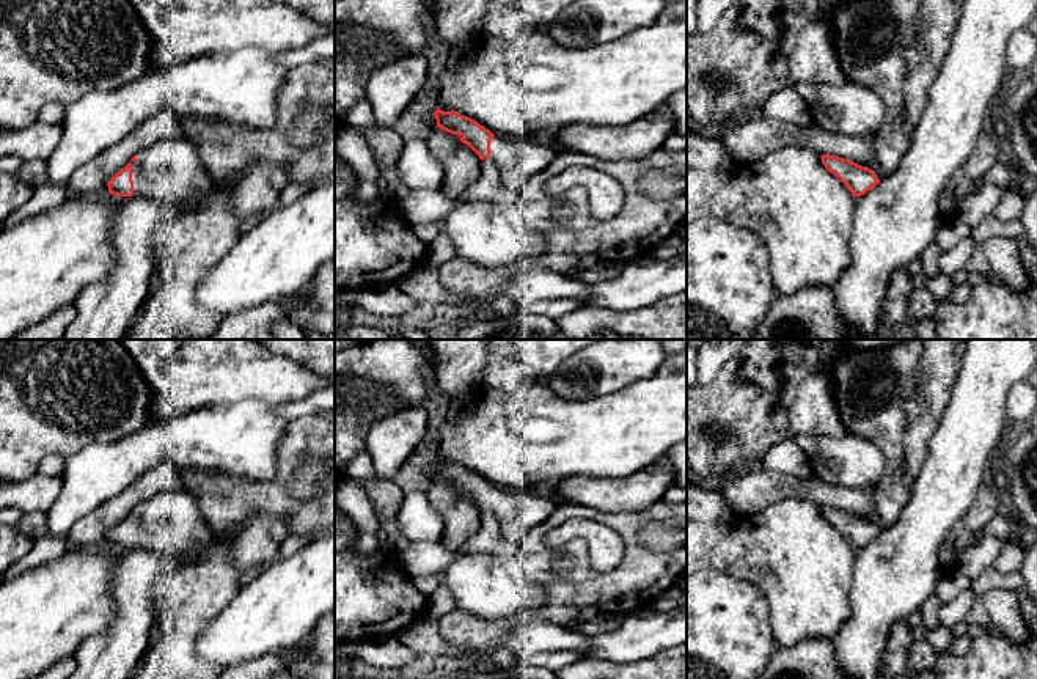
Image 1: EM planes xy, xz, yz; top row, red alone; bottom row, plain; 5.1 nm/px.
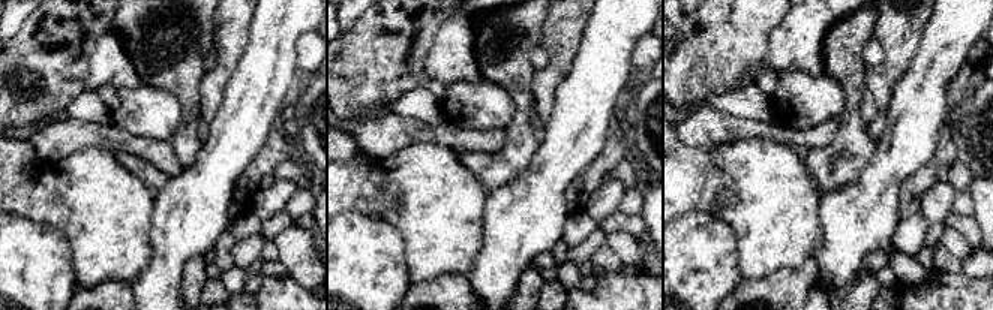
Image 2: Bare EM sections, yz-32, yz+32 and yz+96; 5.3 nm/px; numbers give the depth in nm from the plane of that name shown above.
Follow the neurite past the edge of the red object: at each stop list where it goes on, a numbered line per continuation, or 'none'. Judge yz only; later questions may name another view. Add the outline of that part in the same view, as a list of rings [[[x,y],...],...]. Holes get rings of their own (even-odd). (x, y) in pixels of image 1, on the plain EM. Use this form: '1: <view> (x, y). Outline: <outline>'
1: yz (871, 385). Outline: [[[831,340],[822,347],[819,366],[831,374],[834,401],[845,431],[874,442],[885,456],[885,473],[874,489],[877,531],[891,527],[908,503],[908,489],[903,483],[907,472],[903,432],[908,421],[902,407],[907,399],[914,398],[921,355],[921,340],[902,340],[881,349],[847,349],[844,340]]]

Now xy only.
1: xy (170, 524). Outline: [[[185,489],[163,490],[140,501],[130,517],[134,547],[151,550],[165,558],[171,566],[185,564],[207,544],[203,539],[207,533],[206,520],[201,516],[196,498]]]

